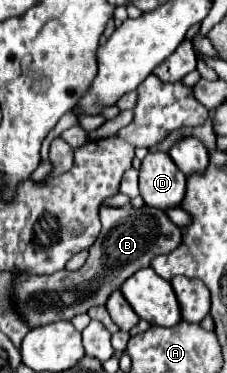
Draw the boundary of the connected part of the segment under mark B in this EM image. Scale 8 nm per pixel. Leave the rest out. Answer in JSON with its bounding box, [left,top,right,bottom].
[17,208,181,326]

